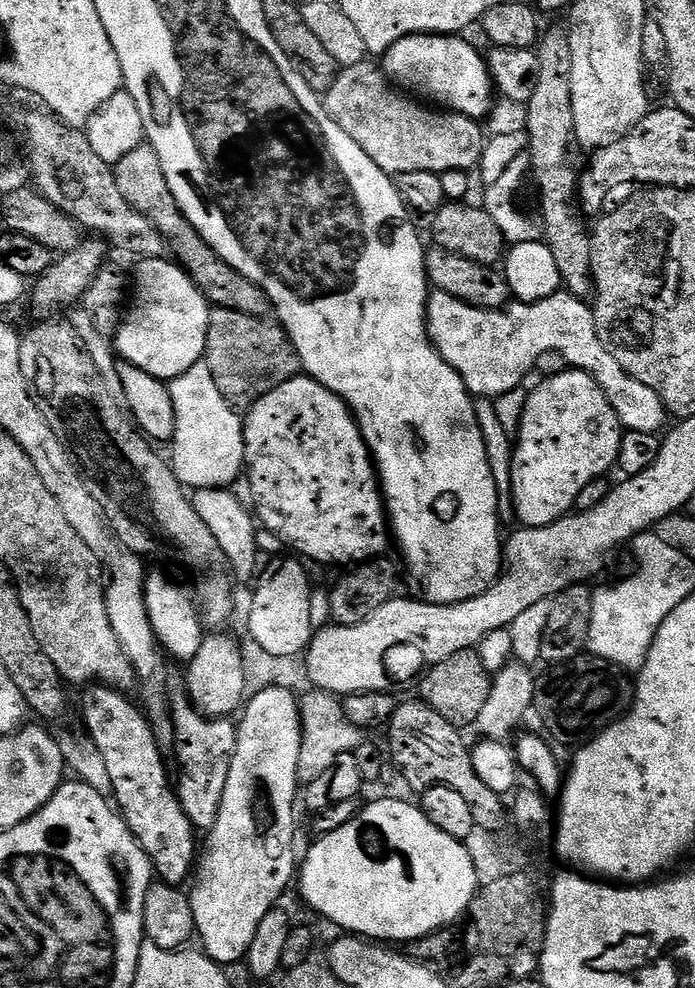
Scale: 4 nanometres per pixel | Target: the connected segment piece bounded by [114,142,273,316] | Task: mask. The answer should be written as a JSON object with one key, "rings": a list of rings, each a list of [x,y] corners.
{"rings":[[[145,142],[130,150],[130,154],[122,158],[122,162],[114,165],[114,171],[118,194],[122,194],[122,198],[126,198],[126,202],[130,202],[130,206],[141,212],[156,227],[158,234],[162,234],[175,263],[188,273],[188,277],[198,286],[198,290],[207,298],[209,305],[226,310],[238,310],[238,314],[251,316],[268,316],[273,311],[264,291],[254,286],[250,278],[238,274],[238,270],[227,264],[201,238],[198,230],[190,226],[186,214],[182,214],[178,202],[174,202],[174,194],[170,192],[166,174],[162,174],[162,162],[158,162],[158,154],[152,149],[151,144]]]}

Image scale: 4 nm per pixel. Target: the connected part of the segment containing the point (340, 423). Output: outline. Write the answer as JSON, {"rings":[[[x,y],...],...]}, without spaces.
{"rings":[[[299,374],[254,401],[246,415],[242,420],[244,466],[259,523],[301,552],[305,561],[355,566],[383,557],[388,540],[390,544],[386,505],[372,454],[347,402],[311,376]]]}

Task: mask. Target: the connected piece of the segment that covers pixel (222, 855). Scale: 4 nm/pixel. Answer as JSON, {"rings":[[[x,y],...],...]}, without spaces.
{"rings":[[[264,689],[243,705],[240,718],[236,729],[236,749],[230,762],[230,774],[226,778],[218,818],[207,829],[208,841],[205,844],[203,841],[190,887],[199,947],[204,955],[221,966],[245,959],[262,918],[281,903],[280,895],[287,890],[291,880],[293,883],[298,872],[298,852],[296,856],[292,843],[296,840],[298,754],[304,727],[300,724],[297,693],[290,689]]]}

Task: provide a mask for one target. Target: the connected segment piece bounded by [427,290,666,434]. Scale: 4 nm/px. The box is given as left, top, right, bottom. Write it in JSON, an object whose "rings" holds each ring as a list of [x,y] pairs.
{"rings":[[[567,290],[555,292],[550,298],[533,304],[512,302],[503,308],[476,308],[473,304],[454,298],[449,292],[433,291],[428,298],[427,321],[428,336],[432,345],[439,350],[441,358],[459,374],[473,397],[495,398],[521,387],[525,383],[528,371],[531,373],[535,369],[538,354],[557,352],[562,354],[562,358],[566,358],[566,362],[573,369],[590,374],[594,382],[602,386],[610,406],[614,406],[618,414],[621,429],[653,434],[661,431],[659,428],[663,426],[664,416],[666,417],[662,398],[658,398],[658,394],[654,394],[650,386],[642,386],[638,378],[630,378],[626,370],[622,370],[622,365],[614,359],[614,354],[610,354],[610,350],[606,350],[606,346],[602,346],[602,342],[596,336],[596,323],[591,307],[581,297],[574,296]]]}

